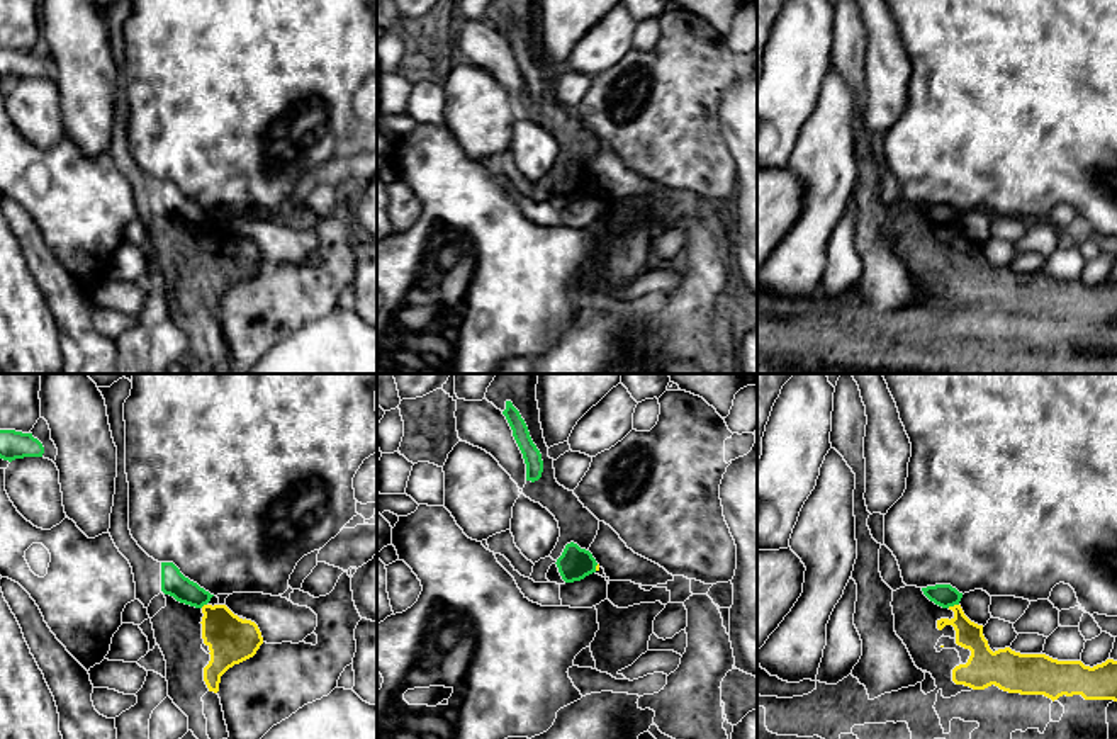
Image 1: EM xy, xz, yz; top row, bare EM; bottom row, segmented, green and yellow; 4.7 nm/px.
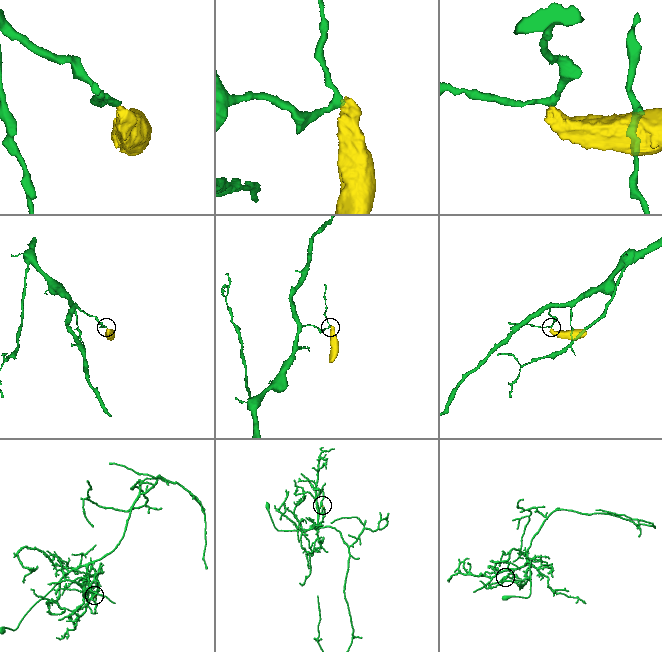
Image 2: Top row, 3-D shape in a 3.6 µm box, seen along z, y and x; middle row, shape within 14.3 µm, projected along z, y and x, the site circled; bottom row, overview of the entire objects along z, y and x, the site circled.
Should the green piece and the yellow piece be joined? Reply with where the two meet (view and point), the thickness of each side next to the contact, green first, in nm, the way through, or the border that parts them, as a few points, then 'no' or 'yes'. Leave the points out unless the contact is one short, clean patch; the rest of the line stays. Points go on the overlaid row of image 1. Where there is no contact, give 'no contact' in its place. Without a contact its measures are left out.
yz (953, 605) | 110/130 nm | along yz (958, 603), (948, 607) | no

